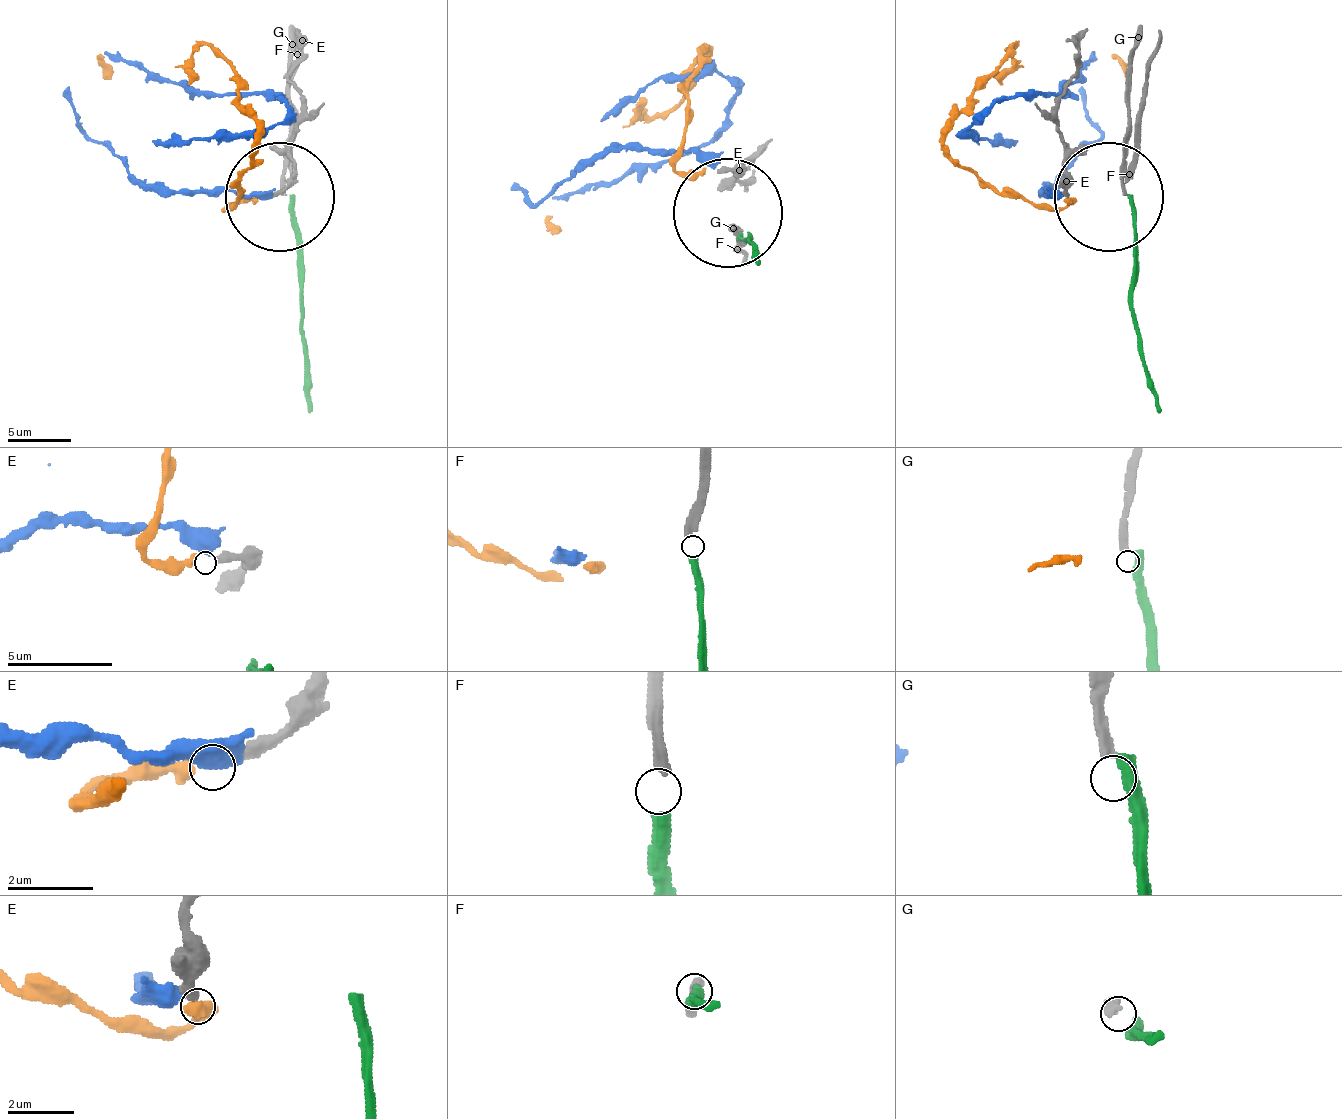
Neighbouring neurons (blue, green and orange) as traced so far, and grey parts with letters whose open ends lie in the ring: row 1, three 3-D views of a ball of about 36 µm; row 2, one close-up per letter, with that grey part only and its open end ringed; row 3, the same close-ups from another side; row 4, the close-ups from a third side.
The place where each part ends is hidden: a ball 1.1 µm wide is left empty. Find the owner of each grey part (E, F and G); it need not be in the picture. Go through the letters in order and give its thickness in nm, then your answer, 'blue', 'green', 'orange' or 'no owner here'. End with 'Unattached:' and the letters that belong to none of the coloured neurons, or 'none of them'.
E: 320 nm thick; orange
F: 320 nm thick; green
G: 280 nm thick; no owner here
Unattached: G

